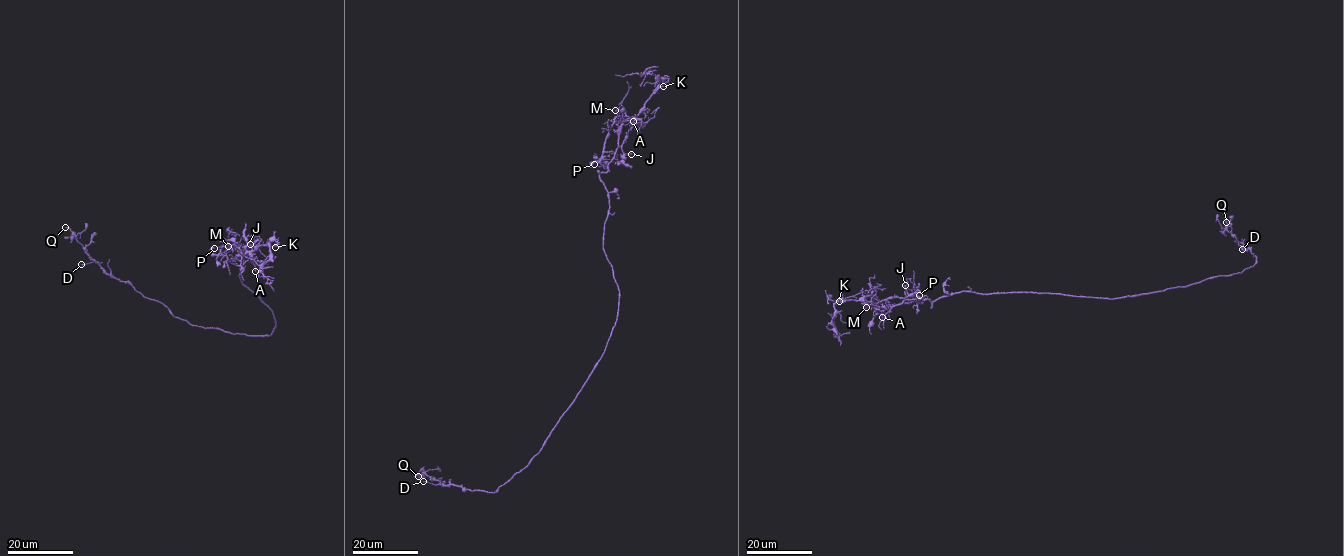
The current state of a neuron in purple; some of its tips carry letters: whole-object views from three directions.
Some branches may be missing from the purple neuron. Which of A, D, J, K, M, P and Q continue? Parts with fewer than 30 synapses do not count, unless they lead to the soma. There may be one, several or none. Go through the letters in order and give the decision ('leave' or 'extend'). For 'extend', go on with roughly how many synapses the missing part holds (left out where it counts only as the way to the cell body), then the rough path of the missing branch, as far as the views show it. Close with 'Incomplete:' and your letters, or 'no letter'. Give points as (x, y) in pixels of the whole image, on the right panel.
A: leave
D: leave
J: leave
K: leave
M: leave
P: leave
Q: leave
Incomplete: no letter

